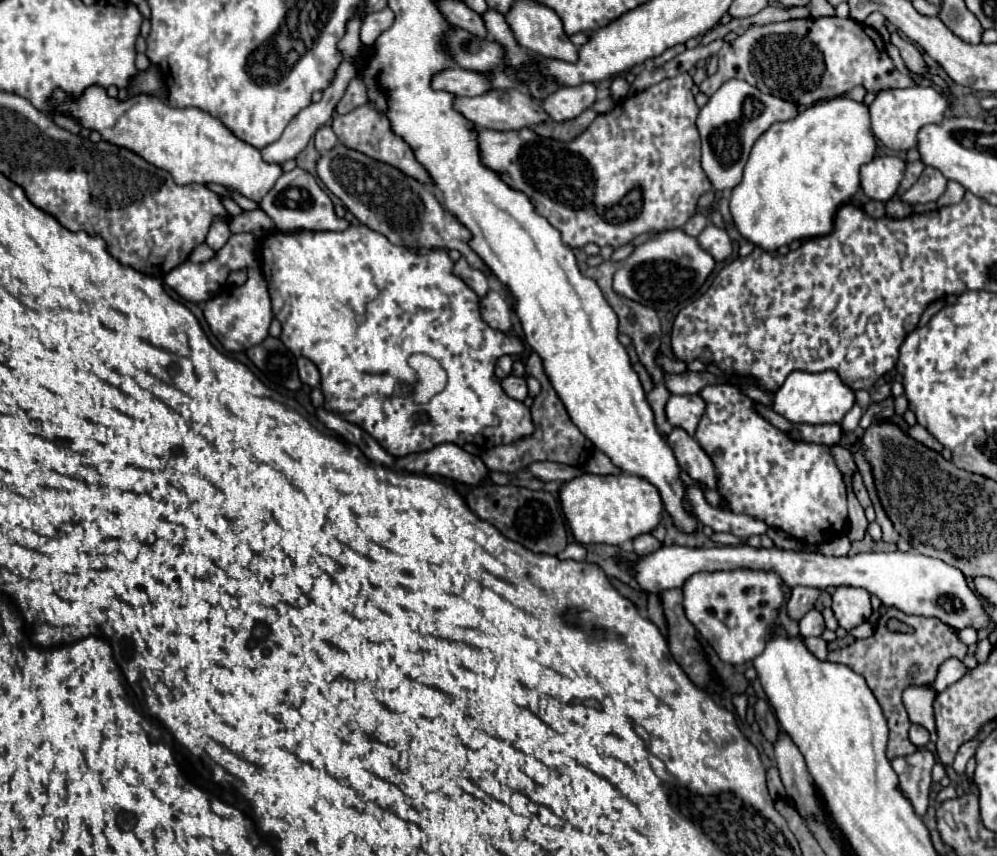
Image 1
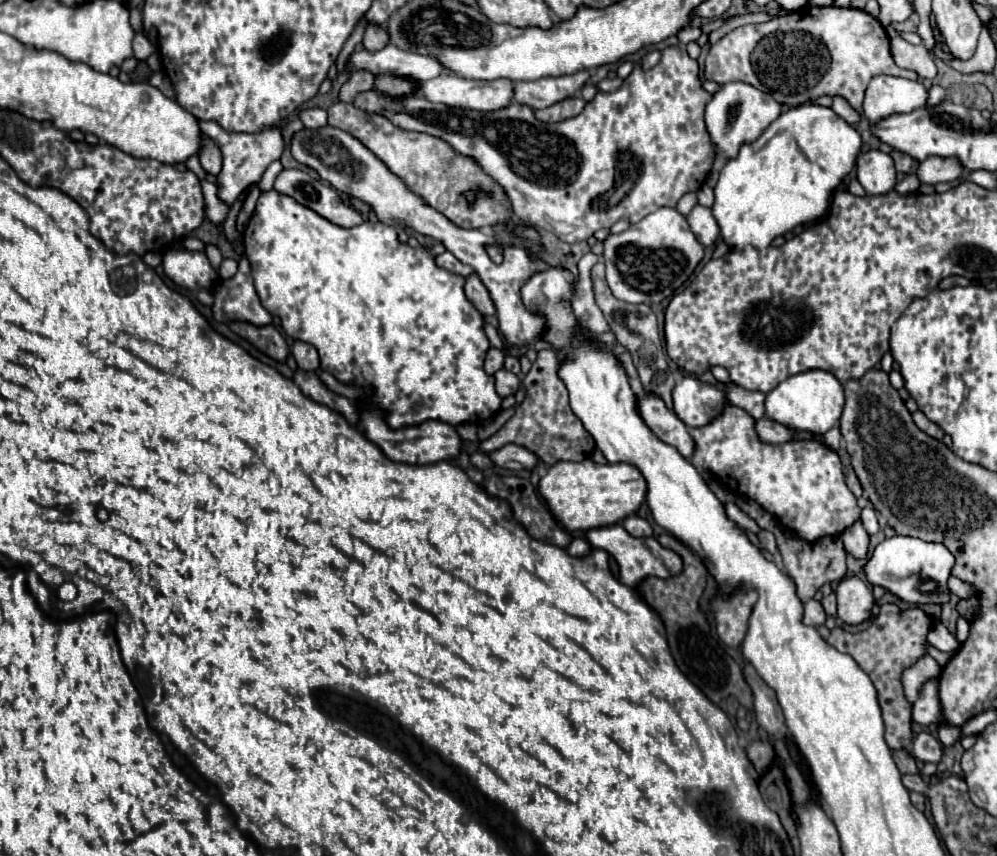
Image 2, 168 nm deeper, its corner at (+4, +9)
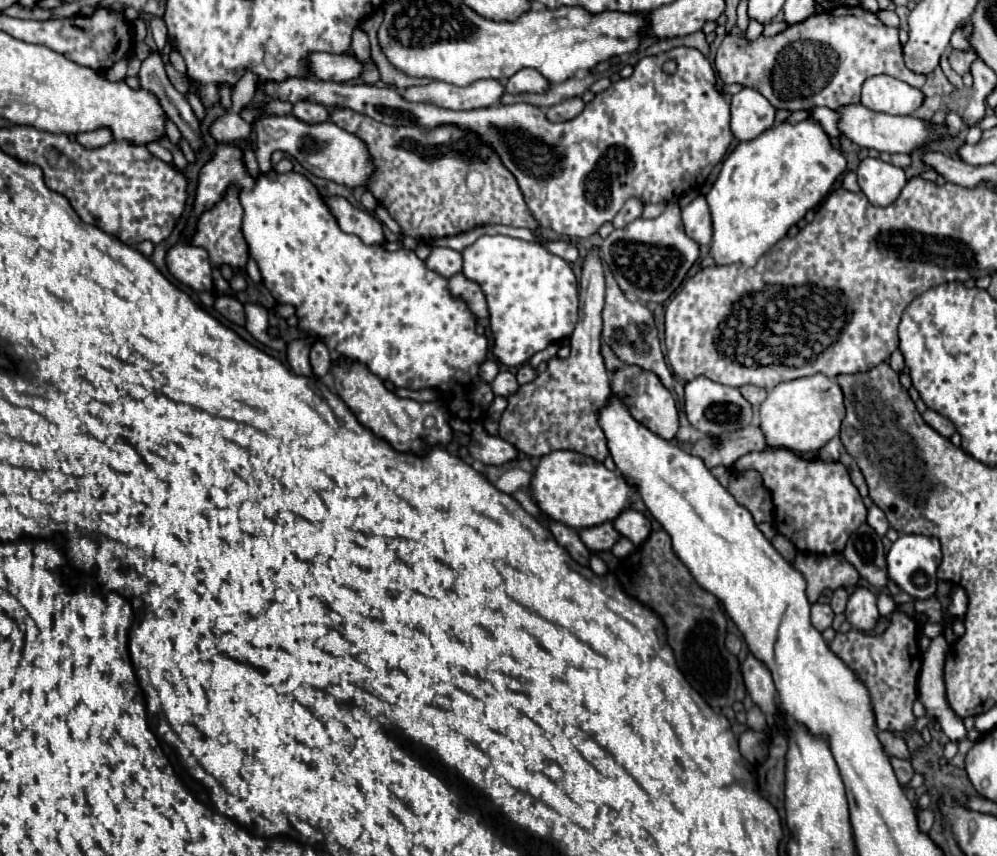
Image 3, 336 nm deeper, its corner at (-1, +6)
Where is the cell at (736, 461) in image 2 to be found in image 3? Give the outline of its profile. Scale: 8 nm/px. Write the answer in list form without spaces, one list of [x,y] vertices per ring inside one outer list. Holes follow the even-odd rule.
[[[766,449],[742,455],[730,469],[738,469],[738,473],[754,469],[762,475],[762,483],[772,495],[778,531],[800,551],[840,553],[848,537],[866,521],[862,497],[840,461],[804,459],[790,449]]]

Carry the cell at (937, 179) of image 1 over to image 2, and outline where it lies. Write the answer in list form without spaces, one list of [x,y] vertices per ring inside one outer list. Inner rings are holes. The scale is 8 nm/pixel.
[[[927,158],[919,164],[917,176],[923,184],[939,184],[939,182],[955,182],[963,174],[963,166],[959,166],[957,158]]]

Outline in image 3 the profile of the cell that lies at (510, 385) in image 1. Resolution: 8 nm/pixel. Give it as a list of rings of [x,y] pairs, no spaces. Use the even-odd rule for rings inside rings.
[[[500,371],[498,375],[496,375],[496,379],[492,381],[492,391],[494,391],[494,395],[500,395],[500,397],[510,397],[510,395],[514,395],[516,391],[518,391],[518,381],[516,381],[516,375],[514,373],[510,373],[510,371]]]

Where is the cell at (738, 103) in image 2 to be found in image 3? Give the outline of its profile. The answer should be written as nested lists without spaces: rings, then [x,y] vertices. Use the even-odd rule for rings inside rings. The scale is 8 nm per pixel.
[[[744,87],[740,93],[732,95],[730,107],[730,129],[738,141],[754,141],[774,123],[776,109],[770,105],[766,97],[756,93],[756,89]]]

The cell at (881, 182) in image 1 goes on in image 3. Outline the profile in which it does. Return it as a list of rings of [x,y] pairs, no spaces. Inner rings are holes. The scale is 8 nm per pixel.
[[[866,157],[858,169],[858,183],[872,205],[890,205],[906,185],[906,175],[892,163]]]

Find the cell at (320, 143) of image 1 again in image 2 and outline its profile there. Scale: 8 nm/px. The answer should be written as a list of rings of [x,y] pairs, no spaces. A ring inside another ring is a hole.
[[[305,108],[299,112],[299,118],[305,124],[305,128],[327,126],[327,112],[323,108]]]

